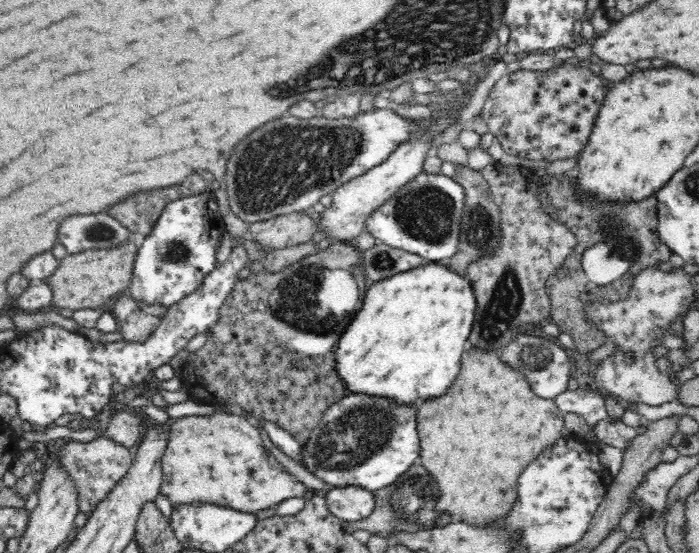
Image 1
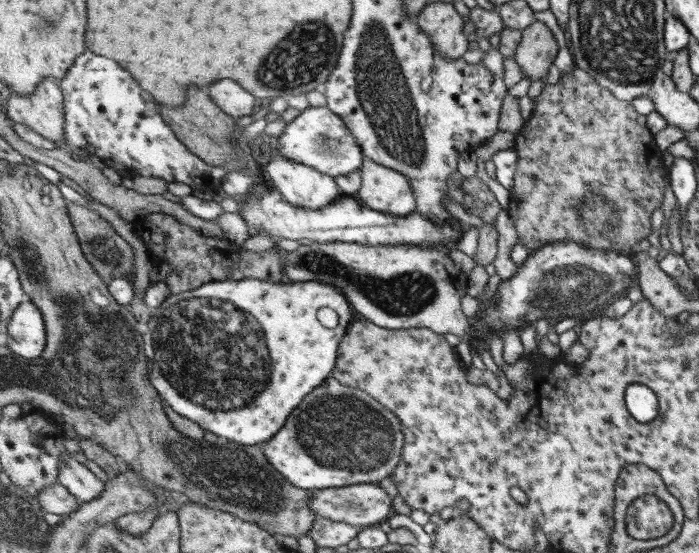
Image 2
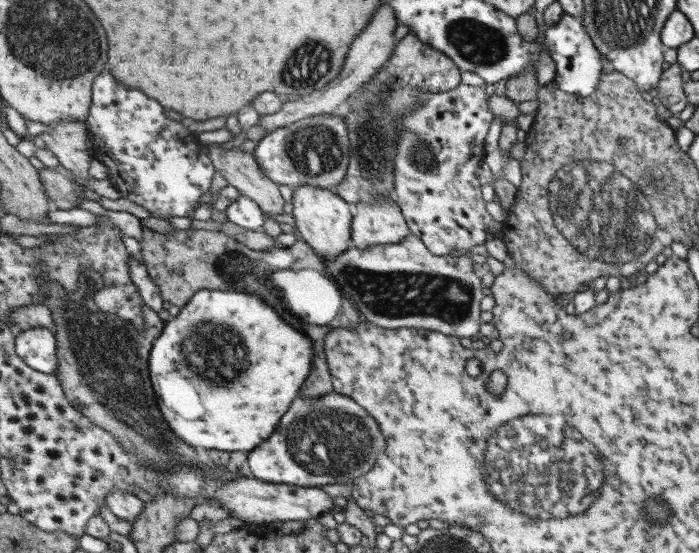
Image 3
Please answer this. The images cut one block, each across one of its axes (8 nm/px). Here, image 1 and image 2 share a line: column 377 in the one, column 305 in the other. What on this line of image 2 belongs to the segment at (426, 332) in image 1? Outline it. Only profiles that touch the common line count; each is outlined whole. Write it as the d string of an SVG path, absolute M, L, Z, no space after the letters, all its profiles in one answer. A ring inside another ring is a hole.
M251 278L211 282L193 292L169 296L147 324L147 358L151 358L157 368L165 368L161 374L153 374L151 380L165 404L185 418L199 422L211 434L225 436L243 446L261 446L261 442L271 440L283 426L287 426L287 420L307 396L331 378L331 372L339 362L339 346L355 318L349 298L327 284L273 284ZM325 306L339 314L337 328L327 328L319 322L317 312Z

